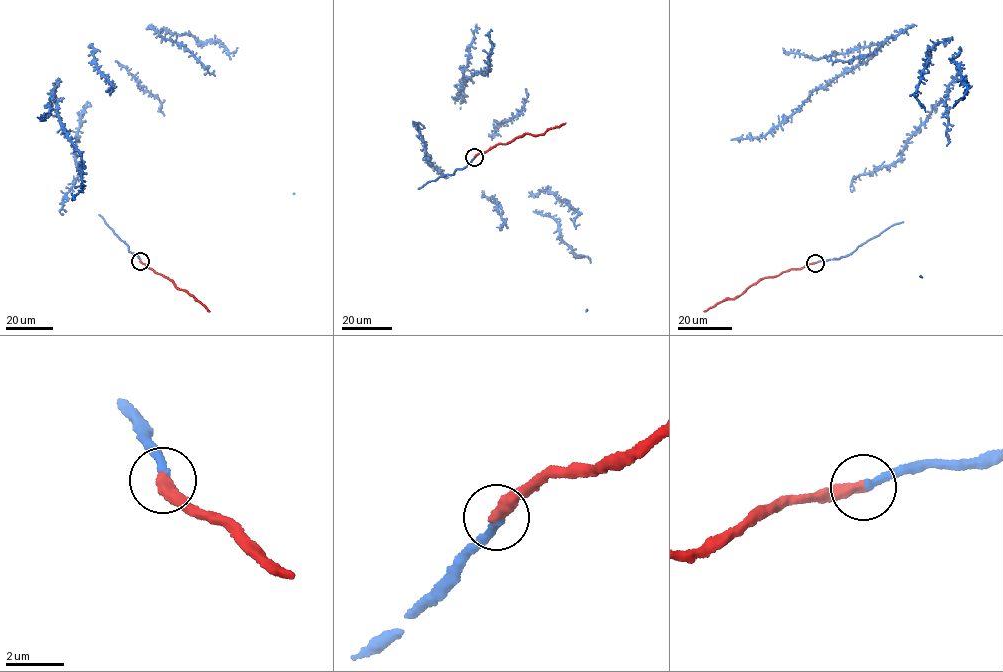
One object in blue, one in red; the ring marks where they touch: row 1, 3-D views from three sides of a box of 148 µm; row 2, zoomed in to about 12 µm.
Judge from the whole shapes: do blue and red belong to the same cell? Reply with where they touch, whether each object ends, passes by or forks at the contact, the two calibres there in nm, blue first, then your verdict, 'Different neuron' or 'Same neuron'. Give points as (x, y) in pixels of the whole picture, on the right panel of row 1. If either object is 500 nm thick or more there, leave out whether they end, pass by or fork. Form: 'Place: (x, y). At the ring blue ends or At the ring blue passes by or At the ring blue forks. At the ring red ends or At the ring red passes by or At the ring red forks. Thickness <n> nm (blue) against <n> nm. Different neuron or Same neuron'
Place: (815, 263). At the ring blue ends. At the ring red ends. Thickness 280 nm (blue) against 440 nm. Same neuron

